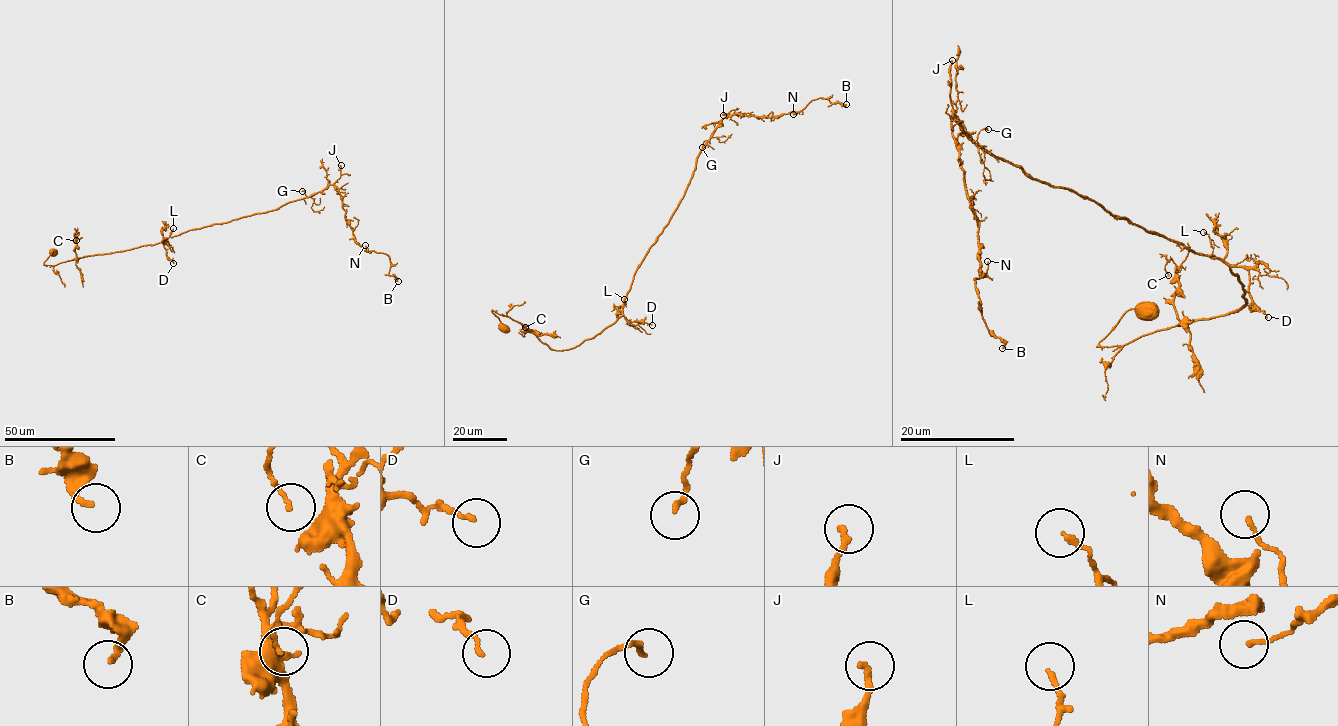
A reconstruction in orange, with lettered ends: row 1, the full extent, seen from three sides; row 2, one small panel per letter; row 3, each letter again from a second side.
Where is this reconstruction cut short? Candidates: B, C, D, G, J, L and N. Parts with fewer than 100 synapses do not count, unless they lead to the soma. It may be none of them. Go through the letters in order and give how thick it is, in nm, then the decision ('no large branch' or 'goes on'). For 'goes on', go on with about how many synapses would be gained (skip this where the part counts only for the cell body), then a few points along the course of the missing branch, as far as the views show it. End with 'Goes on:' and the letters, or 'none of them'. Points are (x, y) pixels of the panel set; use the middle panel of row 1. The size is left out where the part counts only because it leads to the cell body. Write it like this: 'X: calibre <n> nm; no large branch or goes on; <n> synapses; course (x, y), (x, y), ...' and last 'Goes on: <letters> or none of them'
B: calibre 190 nm; no large branch
C: calibre 70 nm; no large branch
D: calibre 130 nm; no large branch
G: calibre 140 nm; no large branch
J: calibre 180 nm; no large branch
L: calibre 130 nm; no large branch
N: calibre 110 nm; no large branch
Goes on: none of them

